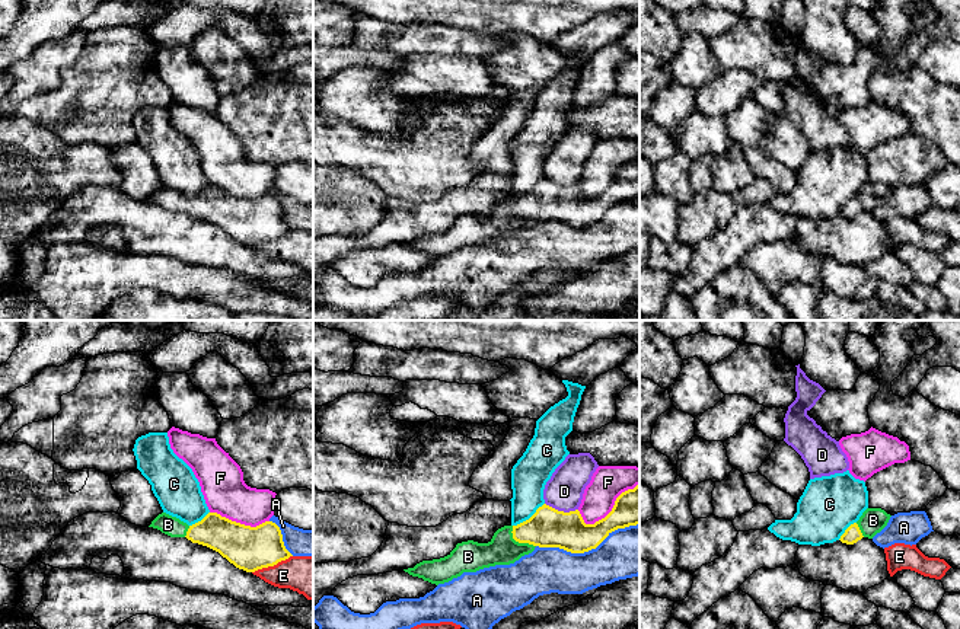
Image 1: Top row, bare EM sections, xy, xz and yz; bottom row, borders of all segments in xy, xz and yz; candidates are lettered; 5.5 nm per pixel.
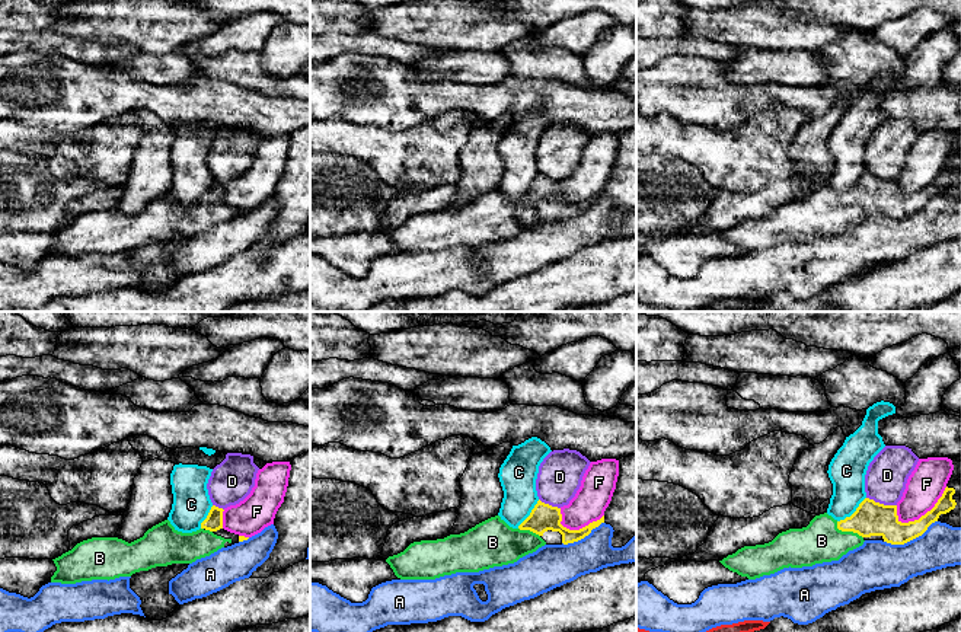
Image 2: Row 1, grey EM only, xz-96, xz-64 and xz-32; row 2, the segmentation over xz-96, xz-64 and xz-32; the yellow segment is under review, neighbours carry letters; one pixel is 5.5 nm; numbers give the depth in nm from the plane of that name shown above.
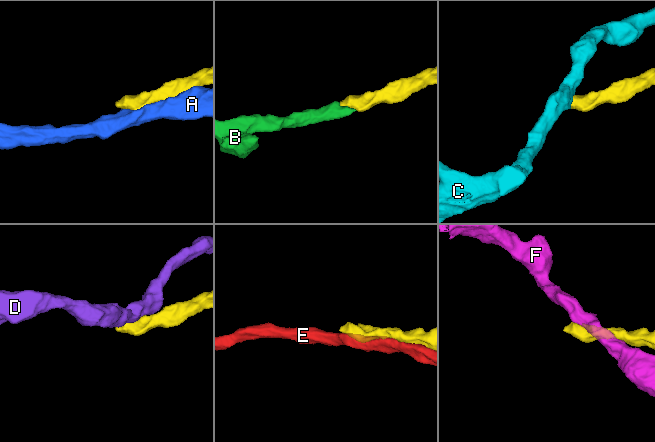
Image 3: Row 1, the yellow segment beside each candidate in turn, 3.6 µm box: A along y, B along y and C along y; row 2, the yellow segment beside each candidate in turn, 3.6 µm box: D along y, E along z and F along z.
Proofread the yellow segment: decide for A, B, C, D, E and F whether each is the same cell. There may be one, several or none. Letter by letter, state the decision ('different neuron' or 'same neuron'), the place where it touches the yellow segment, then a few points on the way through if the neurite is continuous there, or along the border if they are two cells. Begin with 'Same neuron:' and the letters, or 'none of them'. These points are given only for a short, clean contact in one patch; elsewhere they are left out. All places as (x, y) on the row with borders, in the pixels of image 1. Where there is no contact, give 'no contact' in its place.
Same neuron: B
A: different neuron; meets yellow in xz at (587, 551)
B: same neuron; meets yellow in xz at (519, 542); runs through xz (548, 527), (532, 532), (519, 542), (510, 542), (503, 549)
C: different neuron; meets yellow in xz at (529, 519); border along xz (544, 503), (528, 519), (513, 526)
D: different neuron; meets yellow in xz at (561, 511); border along xz (545, 503), (564, 511), (577, 510)
E: different neuron; meets yellow in xy at (271, 565)
F: different neuron; meets yellow in xz at (614, 507)

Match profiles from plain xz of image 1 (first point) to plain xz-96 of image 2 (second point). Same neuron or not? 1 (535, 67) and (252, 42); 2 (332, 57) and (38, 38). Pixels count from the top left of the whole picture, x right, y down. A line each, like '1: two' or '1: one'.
1: two
2: one

